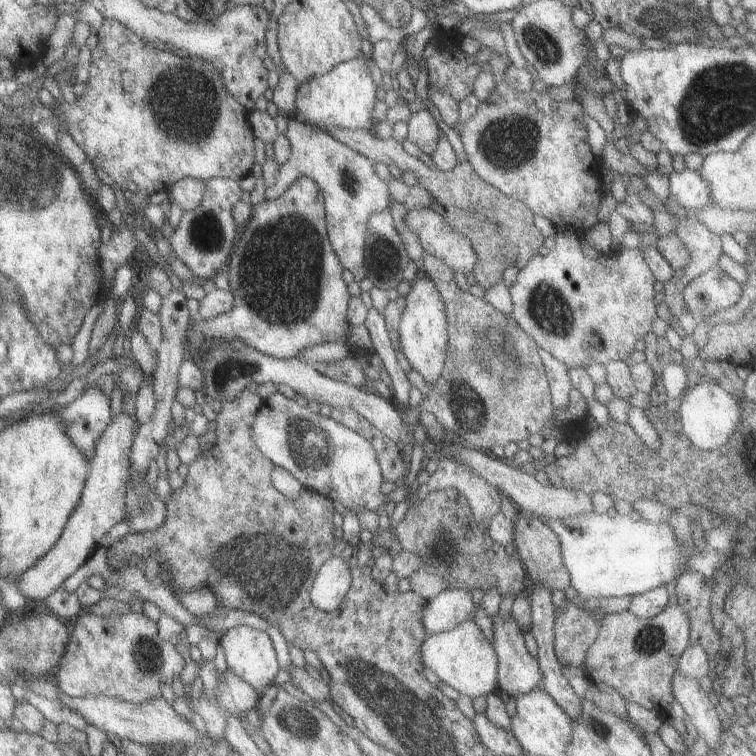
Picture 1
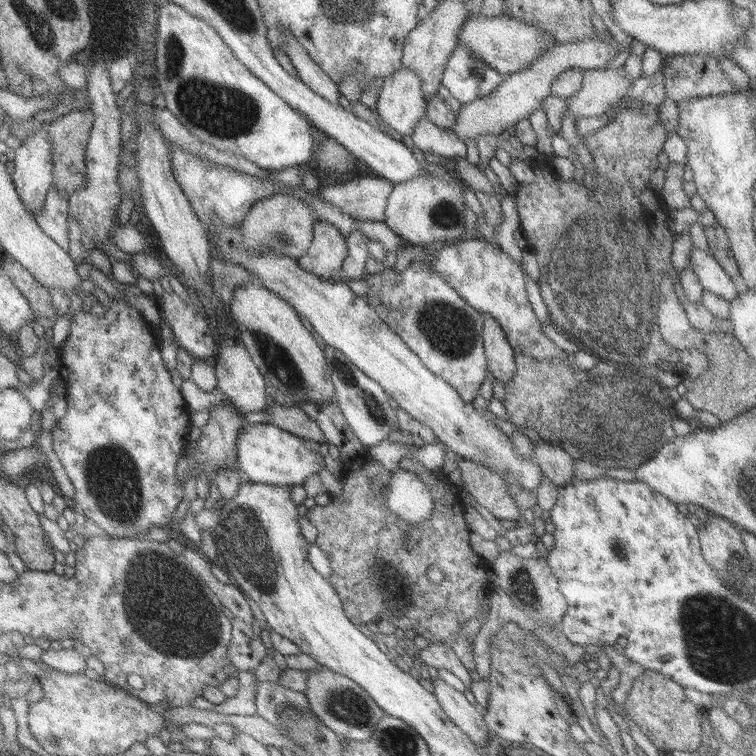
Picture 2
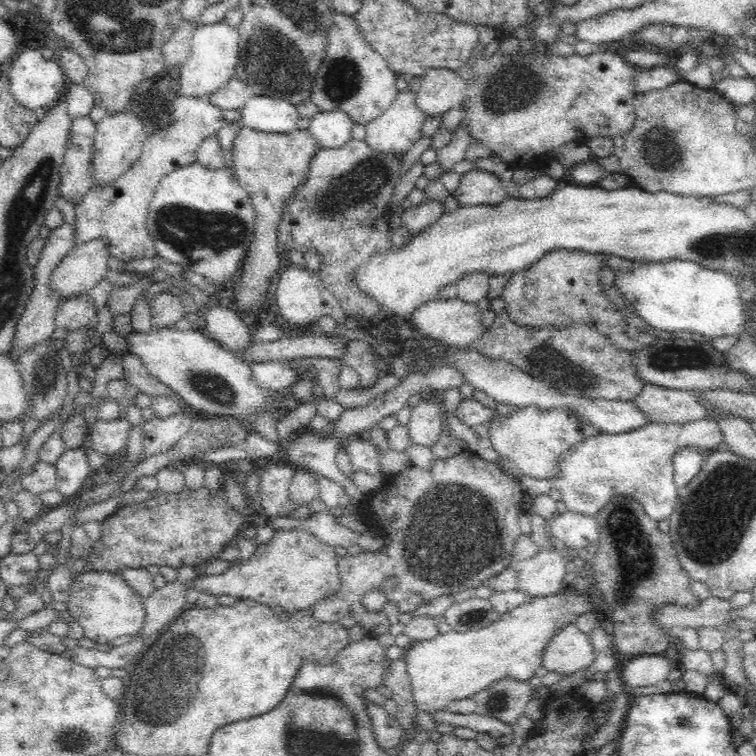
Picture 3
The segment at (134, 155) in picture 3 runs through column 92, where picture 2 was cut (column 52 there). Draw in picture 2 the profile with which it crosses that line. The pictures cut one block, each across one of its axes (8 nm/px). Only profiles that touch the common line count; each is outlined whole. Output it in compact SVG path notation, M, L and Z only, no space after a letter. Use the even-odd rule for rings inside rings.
M33 131L14 150L13 188L24 207L34 216L52 186L51 144L47 131Z

